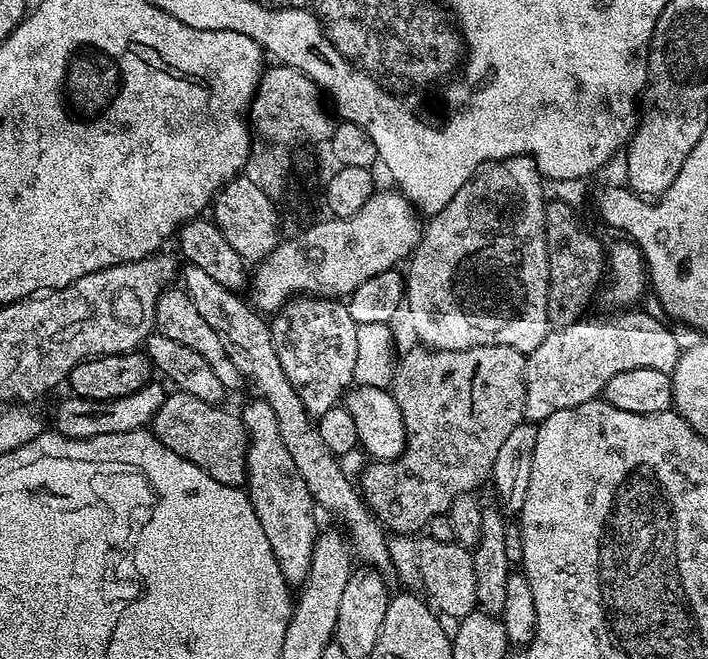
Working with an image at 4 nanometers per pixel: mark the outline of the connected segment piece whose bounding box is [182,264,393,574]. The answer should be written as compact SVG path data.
M188 264L183 269L182 280L183 278L184 291L194 302L198 314L202 314L202 318L221 338L228 358L234 362L241 377L247 381L249 379L258 390L257 395L273 407L274 414L277 415L282 442L290 451L290 456L294 458L294 464L298 466L299 473L306 482L307 489L310 490L313 503L322 510L324 508L339 514L345 525L342 526L345 528L353 555L361 563L382 574L389 573L393 567L385 529L365 504L349 475L342 471L339 459L321 440L312 417L302 405L302 400L290 384L289 378L283 373L277 350L274 348L271 325L267 319L246 300L244 302L239 293L219 285L206 270L202 270L197 264Z

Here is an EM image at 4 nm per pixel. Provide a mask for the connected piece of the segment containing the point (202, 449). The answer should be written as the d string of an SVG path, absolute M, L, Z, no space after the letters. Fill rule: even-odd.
M172 390L165 395L162 406L158 406L150 431L166 450L174 450L174 454L194 462L210 478L231 488L239 488L247 481L248 431L235 411L227 412L220 404L207 404L202 398L194 398L194 394Z

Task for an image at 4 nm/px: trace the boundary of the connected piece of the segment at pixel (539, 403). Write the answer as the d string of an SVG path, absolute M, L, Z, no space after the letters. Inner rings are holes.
M620 310L612 314L616 316L608 316L605 320L585 318L579 324L549 331L548 336L542 338L542 346L532 348L524 362L525 417L529 421L539 422L558 410L582 406L582 402L597 399L614 374L622 374L626 370L662 370L670 374L682 351L676 345L671 327L648 312L636 311Z

